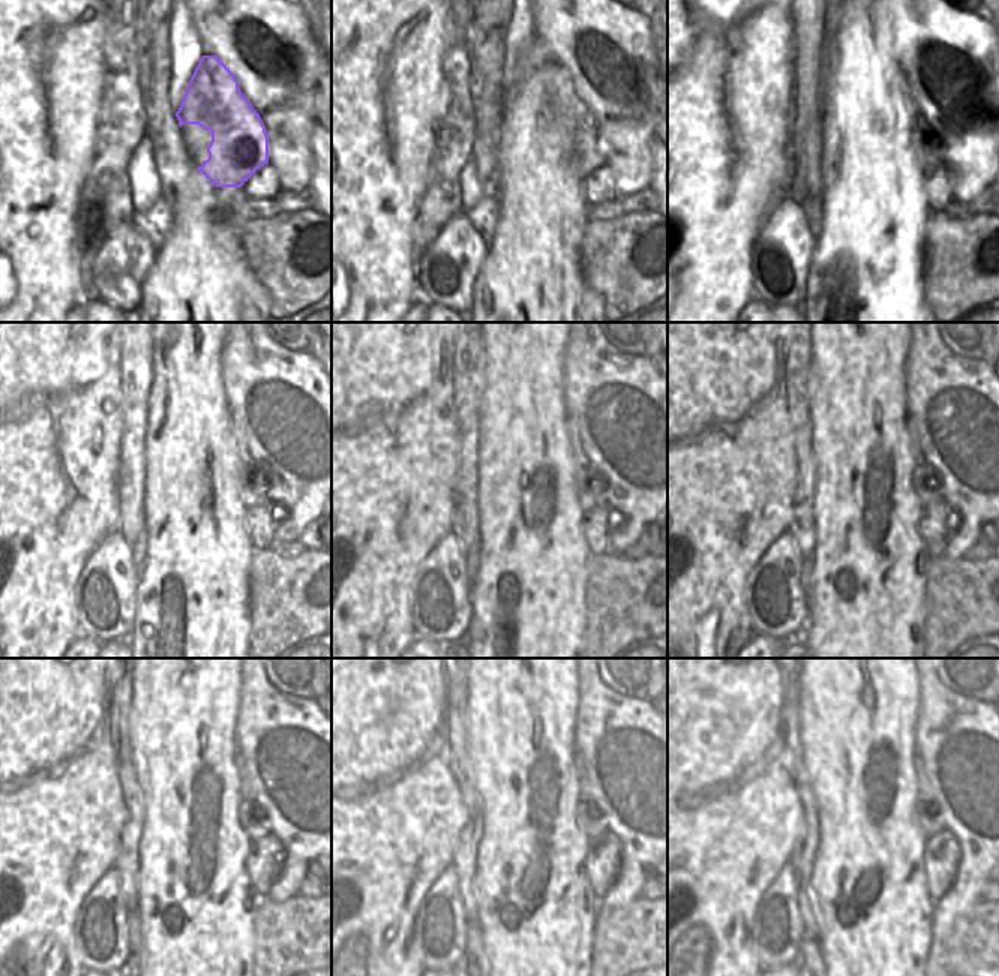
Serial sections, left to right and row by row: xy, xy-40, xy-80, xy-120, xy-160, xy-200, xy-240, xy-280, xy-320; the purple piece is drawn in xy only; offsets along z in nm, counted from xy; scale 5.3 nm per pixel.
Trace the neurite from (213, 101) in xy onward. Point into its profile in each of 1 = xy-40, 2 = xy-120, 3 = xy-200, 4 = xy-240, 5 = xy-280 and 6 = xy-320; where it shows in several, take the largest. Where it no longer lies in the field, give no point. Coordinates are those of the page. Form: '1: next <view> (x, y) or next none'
1: next xy-40 (585, 150)
2: next xy-120 (251, 488)
3: next xy-200 (927, 489)
4: next xy-240 (251, 819)
5: next xy-280 (590, 819)
6: next xy-320 (926, 814)

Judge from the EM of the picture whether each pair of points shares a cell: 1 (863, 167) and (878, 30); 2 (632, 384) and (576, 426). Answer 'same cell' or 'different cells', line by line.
1: same cell
2: same cell

